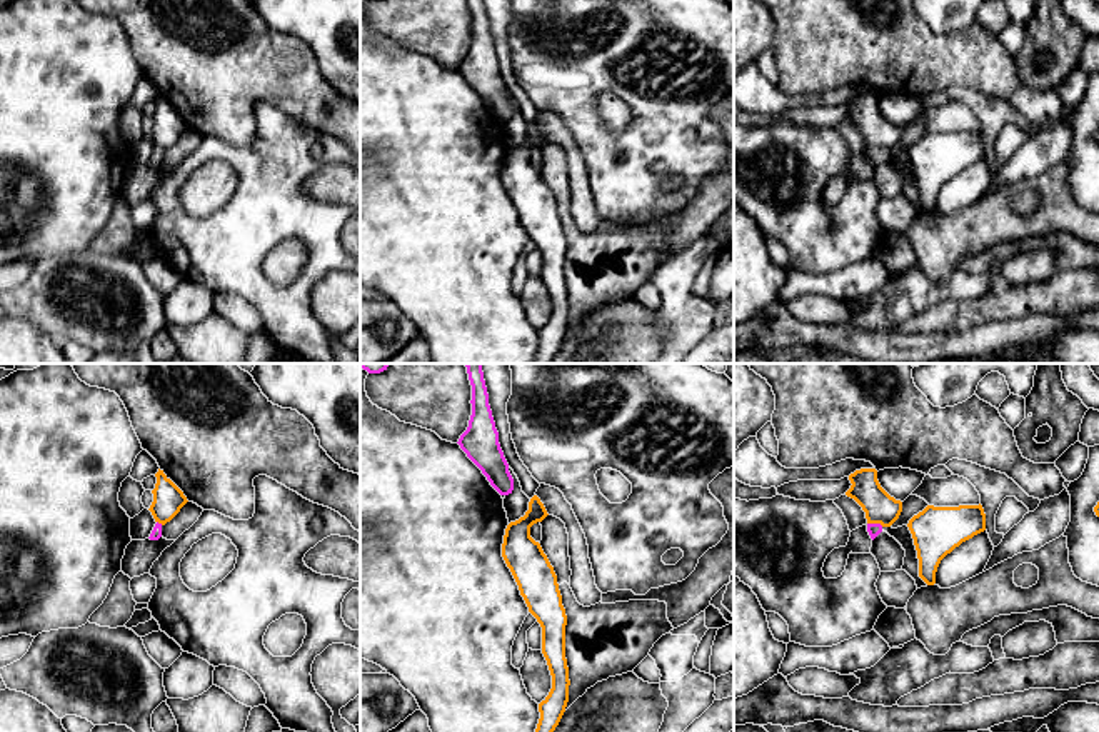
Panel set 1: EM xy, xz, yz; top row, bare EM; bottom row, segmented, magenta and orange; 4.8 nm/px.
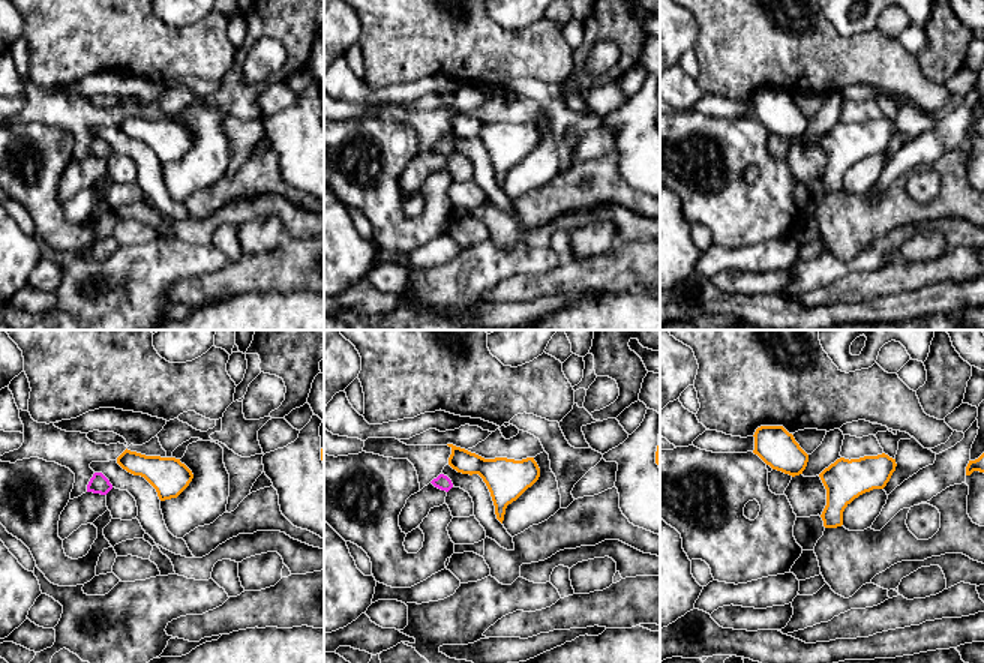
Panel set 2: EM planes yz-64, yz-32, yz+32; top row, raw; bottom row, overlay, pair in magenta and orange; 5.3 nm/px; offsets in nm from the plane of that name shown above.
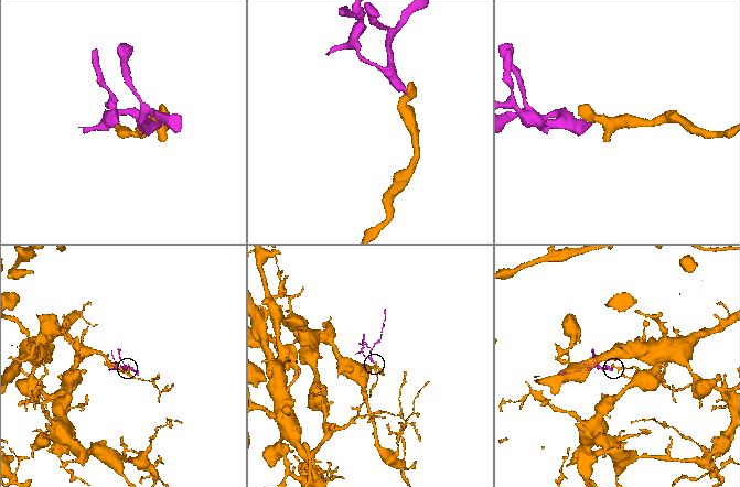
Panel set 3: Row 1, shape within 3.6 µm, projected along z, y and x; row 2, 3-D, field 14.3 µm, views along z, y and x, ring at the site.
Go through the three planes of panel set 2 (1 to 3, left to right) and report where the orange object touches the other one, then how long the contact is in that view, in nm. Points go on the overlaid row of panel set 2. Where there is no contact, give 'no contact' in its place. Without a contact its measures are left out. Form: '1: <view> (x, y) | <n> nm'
1: no contact
2: no contact
3: no contact

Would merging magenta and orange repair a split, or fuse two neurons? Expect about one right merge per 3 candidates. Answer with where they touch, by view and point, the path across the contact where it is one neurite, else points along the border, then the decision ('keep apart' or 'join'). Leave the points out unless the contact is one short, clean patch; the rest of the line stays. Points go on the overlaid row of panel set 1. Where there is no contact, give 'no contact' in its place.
contact yz (876, 524); border yz (868, 522), (883, 526); keep apart

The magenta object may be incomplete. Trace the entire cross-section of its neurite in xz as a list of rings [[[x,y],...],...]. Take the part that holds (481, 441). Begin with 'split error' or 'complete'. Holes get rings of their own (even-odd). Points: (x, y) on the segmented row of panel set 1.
complete; [[[465,363],[465,367],[472,385],[472,415],[467,430],[457,444],[482,470],[490,485],[500,495],[509,495],[514,490],[514,479],[499,444],[499,432],[489,405],[482,363]]]

